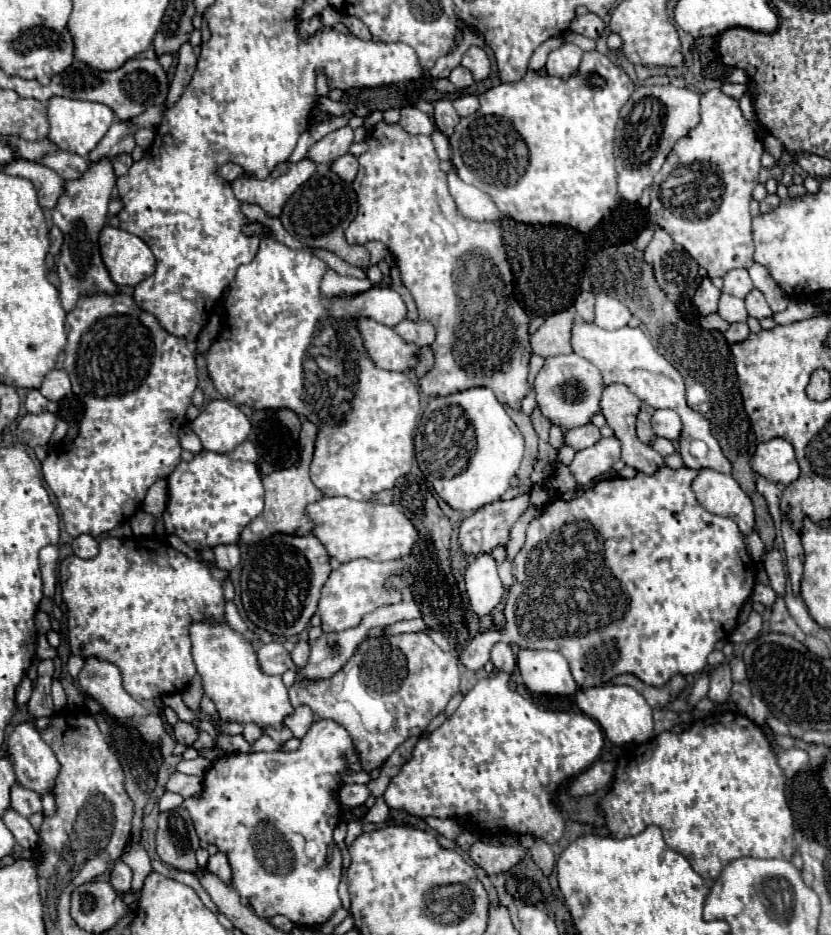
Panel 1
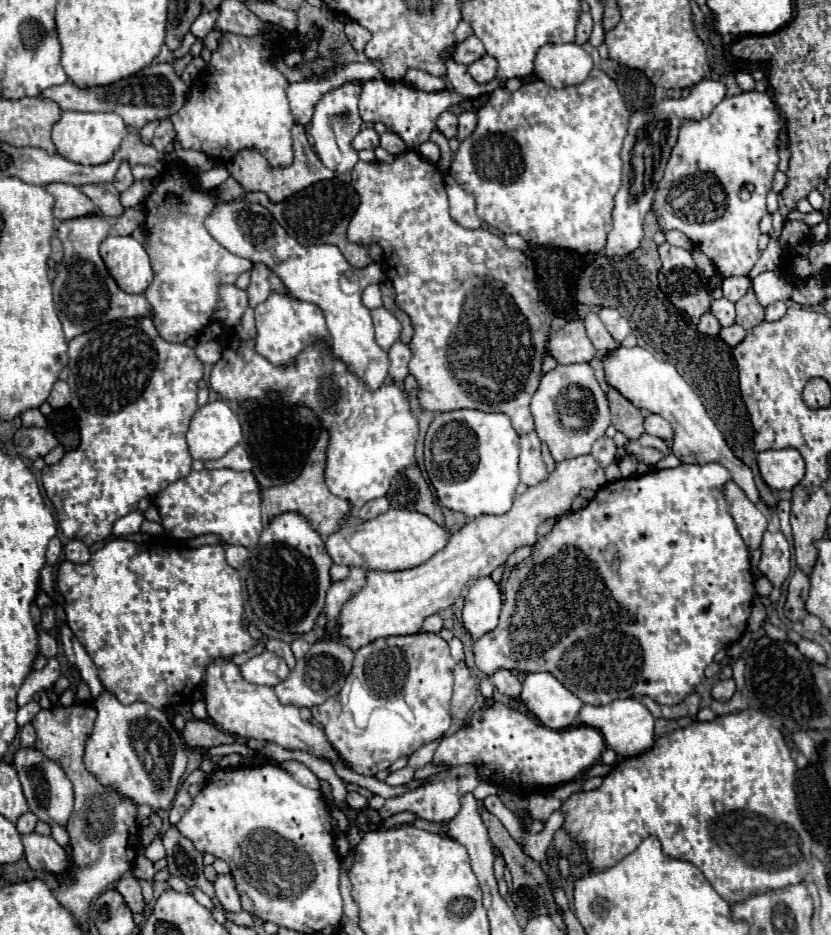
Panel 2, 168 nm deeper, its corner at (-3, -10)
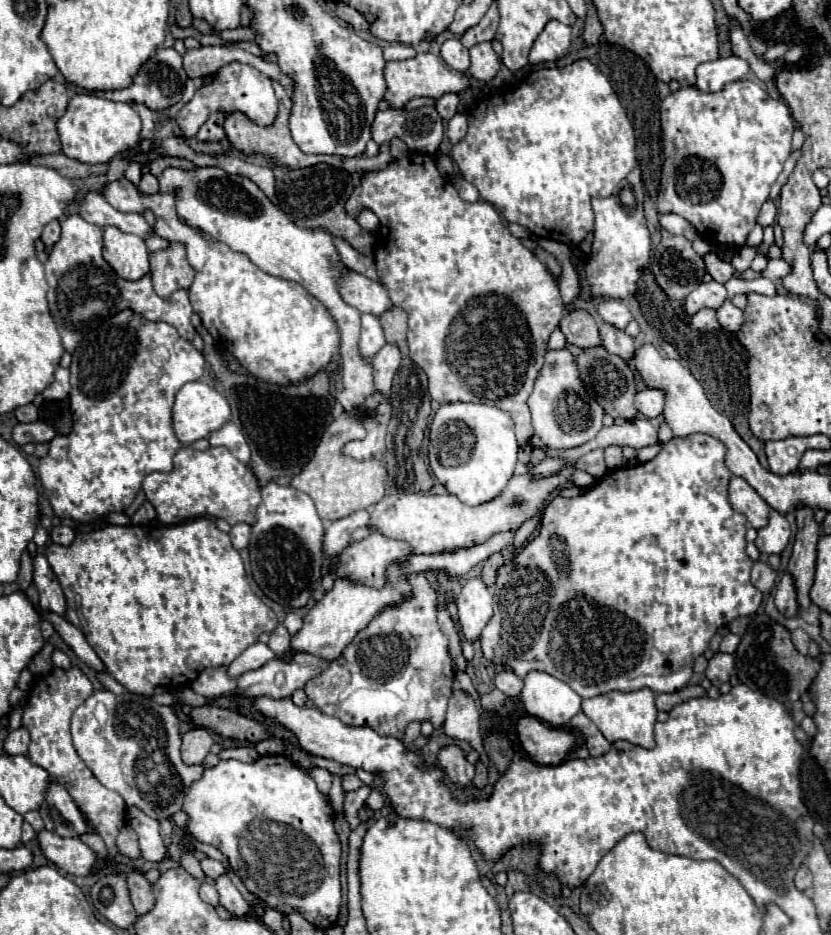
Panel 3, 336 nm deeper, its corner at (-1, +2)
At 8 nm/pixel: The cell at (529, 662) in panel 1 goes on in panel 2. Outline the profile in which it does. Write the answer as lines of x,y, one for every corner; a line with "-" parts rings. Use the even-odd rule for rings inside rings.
531,672
525,676
521,700
527,708
549,728
569,728
583,706
583,702
569,692
551,672

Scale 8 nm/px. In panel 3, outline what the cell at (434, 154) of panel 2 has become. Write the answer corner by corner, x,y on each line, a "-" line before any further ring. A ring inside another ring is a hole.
421,106
415,110
387,108
377,112
373,124
373,140
377,144
391,142
395,136
403,140
409,150
421,154
435,154
443,140
443,124
435,108

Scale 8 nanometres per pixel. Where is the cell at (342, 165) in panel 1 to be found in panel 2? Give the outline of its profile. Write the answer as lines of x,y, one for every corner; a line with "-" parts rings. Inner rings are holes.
353,82
333,90
331,94
325,94
319,100
319,104
315,106
315,114
313,114
313,120
309,124
309,136
311,136
311,142
313,142
317,156
335,174
347,174
359,162
357,152
351,148
351,140
361,130
361,124
363,124
359,118
359,112
357,112
359,94
361,94
361,86
353,84

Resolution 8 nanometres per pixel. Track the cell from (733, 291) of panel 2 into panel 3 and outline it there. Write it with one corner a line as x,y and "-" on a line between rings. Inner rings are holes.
705,254
703,260
705,260
705,270
711,274
711,278
715,282
725,284
729,278
733,278
733,272
735,272
733,266
729,262
721,260
717,254

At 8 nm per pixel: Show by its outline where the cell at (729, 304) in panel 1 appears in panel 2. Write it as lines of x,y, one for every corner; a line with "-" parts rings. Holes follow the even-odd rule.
719,298
719,300
713,300
711,302
711,312
717,316
719,324
723,328
727,326
733,326
735,324
735,304
725,300
725,298

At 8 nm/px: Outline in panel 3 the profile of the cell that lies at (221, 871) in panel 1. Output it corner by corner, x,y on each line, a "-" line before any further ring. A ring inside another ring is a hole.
223,874
223,876
219,876
217,880
215,880
215,888
217,888
217,892
219,892
219,902
221,902
221,906
225,908
225,910
229,910
233,916
237,916
237,918
243,918
243,916
247,916
249,914
249,904
245,902
245,898
241,896
241,892
233,886
233,882
229,880
229,876
227,874

